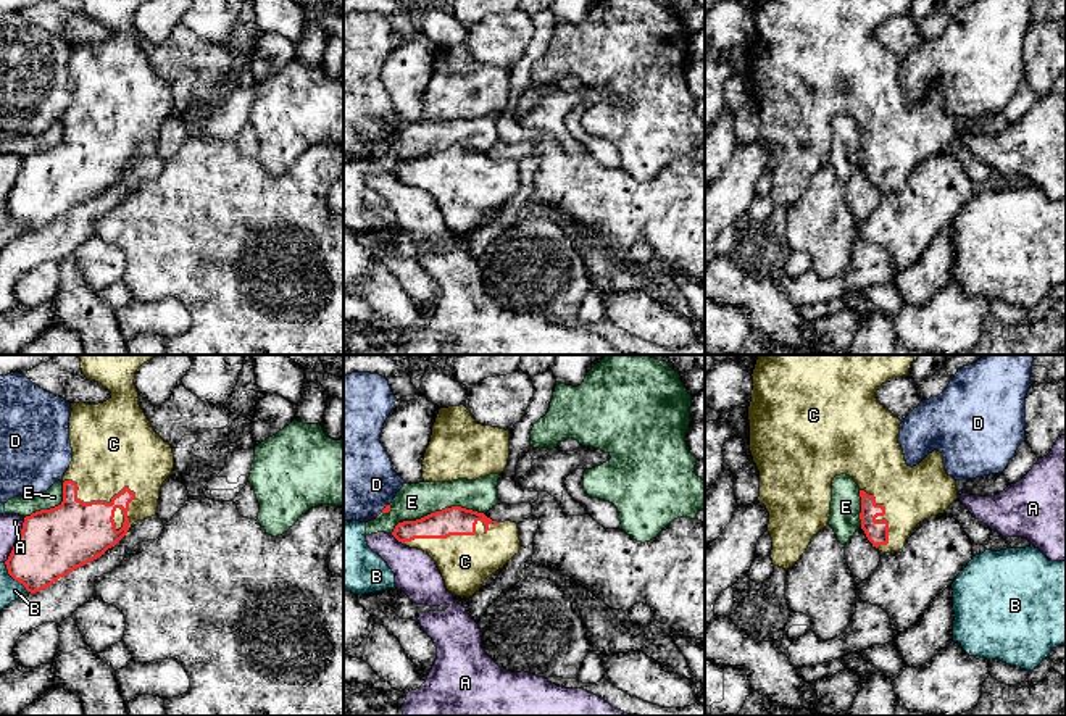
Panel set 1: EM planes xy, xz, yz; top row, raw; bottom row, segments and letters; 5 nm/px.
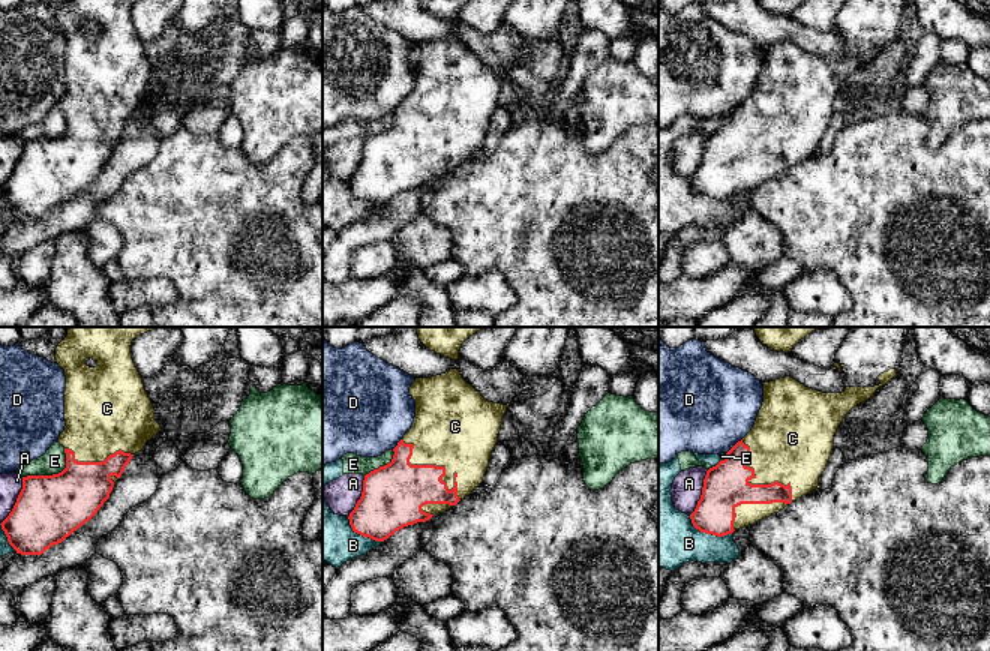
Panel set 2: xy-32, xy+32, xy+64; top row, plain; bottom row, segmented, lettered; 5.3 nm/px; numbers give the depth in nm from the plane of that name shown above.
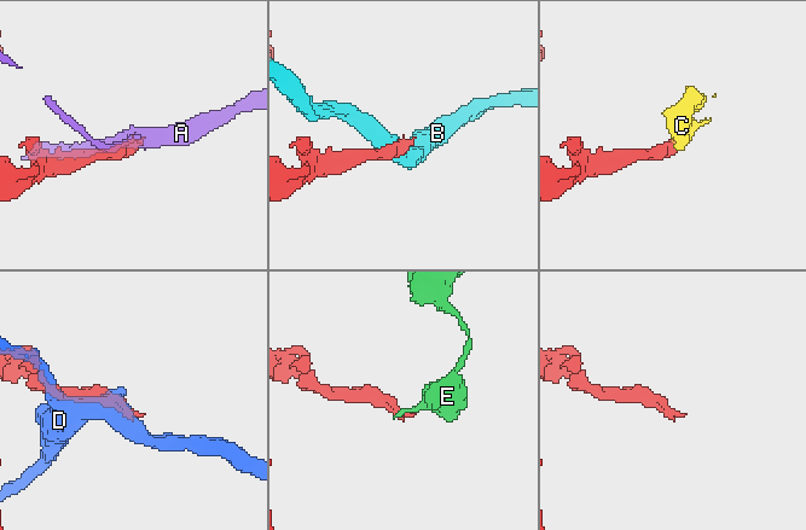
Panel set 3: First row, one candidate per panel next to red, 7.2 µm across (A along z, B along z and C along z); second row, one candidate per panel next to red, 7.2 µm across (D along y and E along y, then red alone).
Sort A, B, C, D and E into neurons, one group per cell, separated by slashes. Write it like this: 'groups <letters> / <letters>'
groups A / B E / C / D

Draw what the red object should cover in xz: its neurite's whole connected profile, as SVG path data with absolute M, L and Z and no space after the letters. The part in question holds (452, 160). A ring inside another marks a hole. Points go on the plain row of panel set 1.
M461 145L398 161L392 174L403 184L427 192L447 229L456 235L473 235L489 214L521 189L516 161L497 161Z

